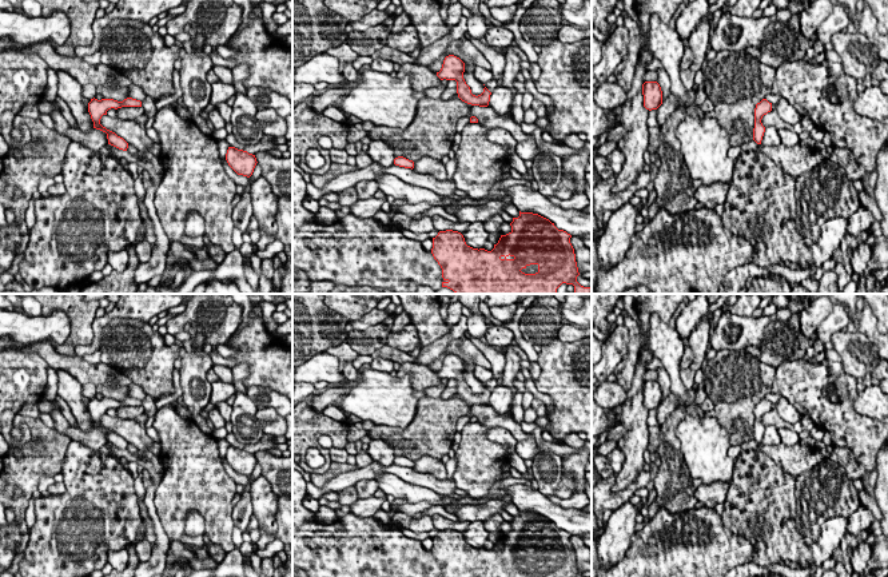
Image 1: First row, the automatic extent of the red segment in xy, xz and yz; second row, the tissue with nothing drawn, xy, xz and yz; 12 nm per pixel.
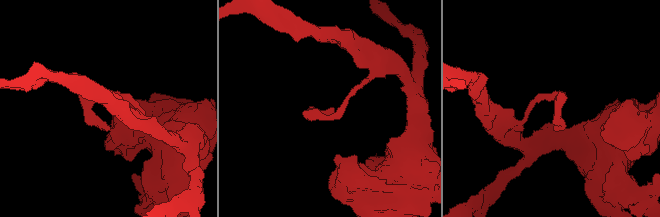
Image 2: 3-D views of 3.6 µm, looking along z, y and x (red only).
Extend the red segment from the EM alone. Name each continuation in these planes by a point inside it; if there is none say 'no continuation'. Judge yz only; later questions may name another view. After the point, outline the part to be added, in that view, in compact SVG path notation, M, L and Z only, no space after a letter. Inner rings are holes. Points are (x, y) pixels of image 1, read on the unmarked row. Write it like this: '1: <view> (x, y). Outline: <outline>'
no continuation

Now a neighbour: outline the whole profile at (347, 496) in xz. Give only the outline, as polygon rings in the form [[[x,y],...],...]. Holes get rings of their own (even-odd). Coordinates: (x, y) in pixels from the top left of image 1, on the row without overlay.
[[[355,486],[346,488],[342,492],[337,492],[337,493],[339,496],[338,502],[341,505],[351,505],[358,500]]]

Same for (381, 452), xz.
[[[381,438],[370,441],[367,454],[382,466],[393,465],[395,458],[393,446]]]

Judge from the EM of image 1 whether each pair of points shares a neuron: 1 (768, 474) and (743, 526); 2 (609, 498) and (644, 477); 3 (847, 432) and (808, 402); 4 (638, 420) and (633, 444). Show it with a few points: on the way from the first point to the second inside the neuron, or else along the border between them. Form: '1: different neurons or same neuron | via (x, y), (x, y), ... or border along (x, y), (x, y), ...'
1: same neuron | via (768, 488), (768, 498), (756, 510), (755, 516)
2: same neuron | via (617, 498), (622, 497), (636, 485)
3: same neuron | via (837, 422), (817, 402)
4: same neuron | via (637, 425), (636, 438)

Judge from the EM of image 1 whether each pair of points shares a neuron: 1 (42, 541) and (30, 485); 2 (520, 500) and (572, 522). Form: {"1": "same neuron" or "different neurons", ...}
{"1": "different neurons", "2": "same neuron"}

